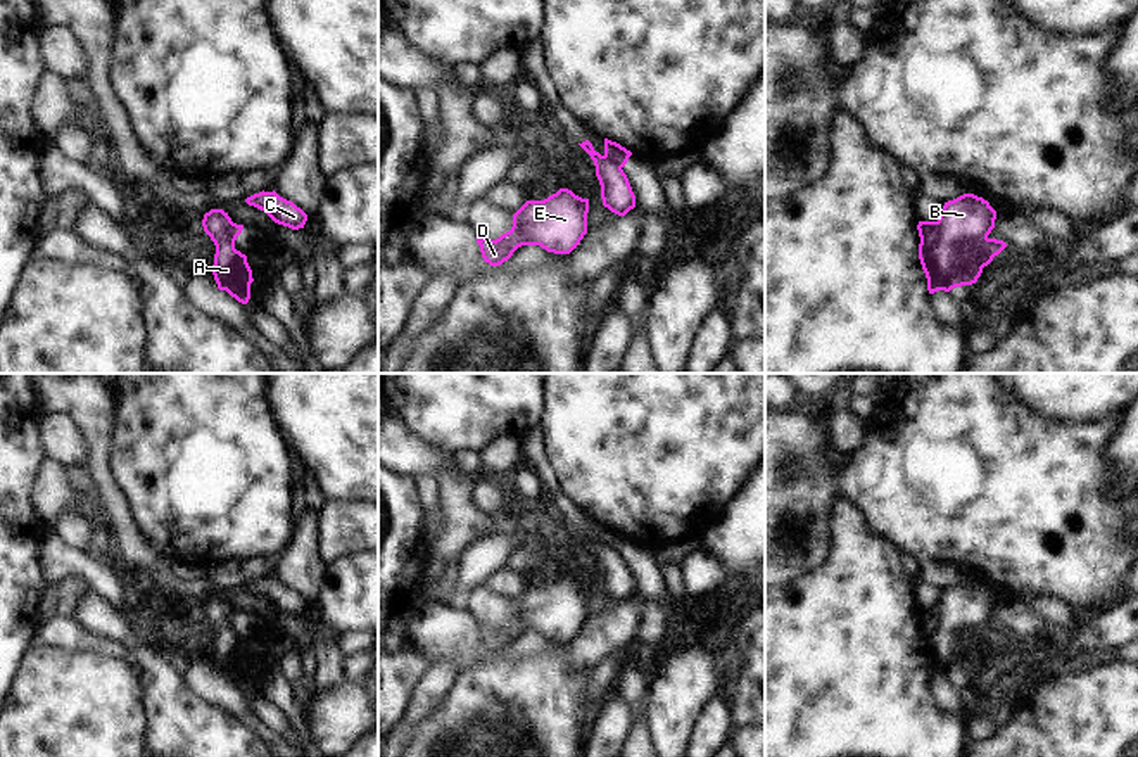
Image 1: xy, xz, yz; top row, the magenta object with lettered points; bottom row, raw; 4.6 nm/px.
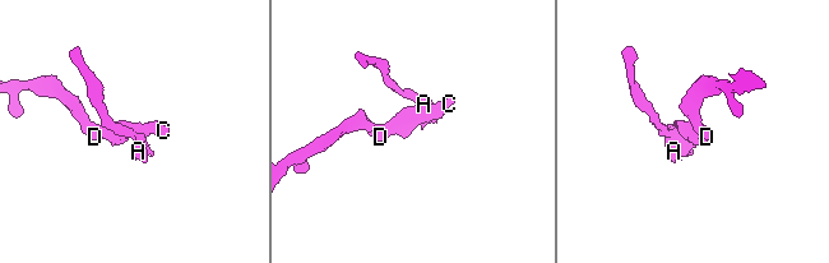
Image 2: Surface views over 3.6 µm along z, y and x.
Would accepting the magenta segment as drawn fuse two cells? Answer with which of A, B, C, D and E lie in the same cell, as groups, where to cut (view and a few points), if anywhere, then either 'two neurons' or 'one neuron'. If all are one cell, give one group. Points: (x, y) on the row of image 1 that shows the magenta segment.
A B C D E | no cut | one neuron

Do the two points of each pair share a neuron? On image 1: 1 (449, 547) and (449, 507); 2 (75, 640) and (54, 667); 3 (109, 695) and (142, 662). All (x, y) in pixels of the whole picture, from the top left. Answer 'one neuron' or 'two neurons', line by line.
1: one neuron
2: two neurons
3: two neurons

